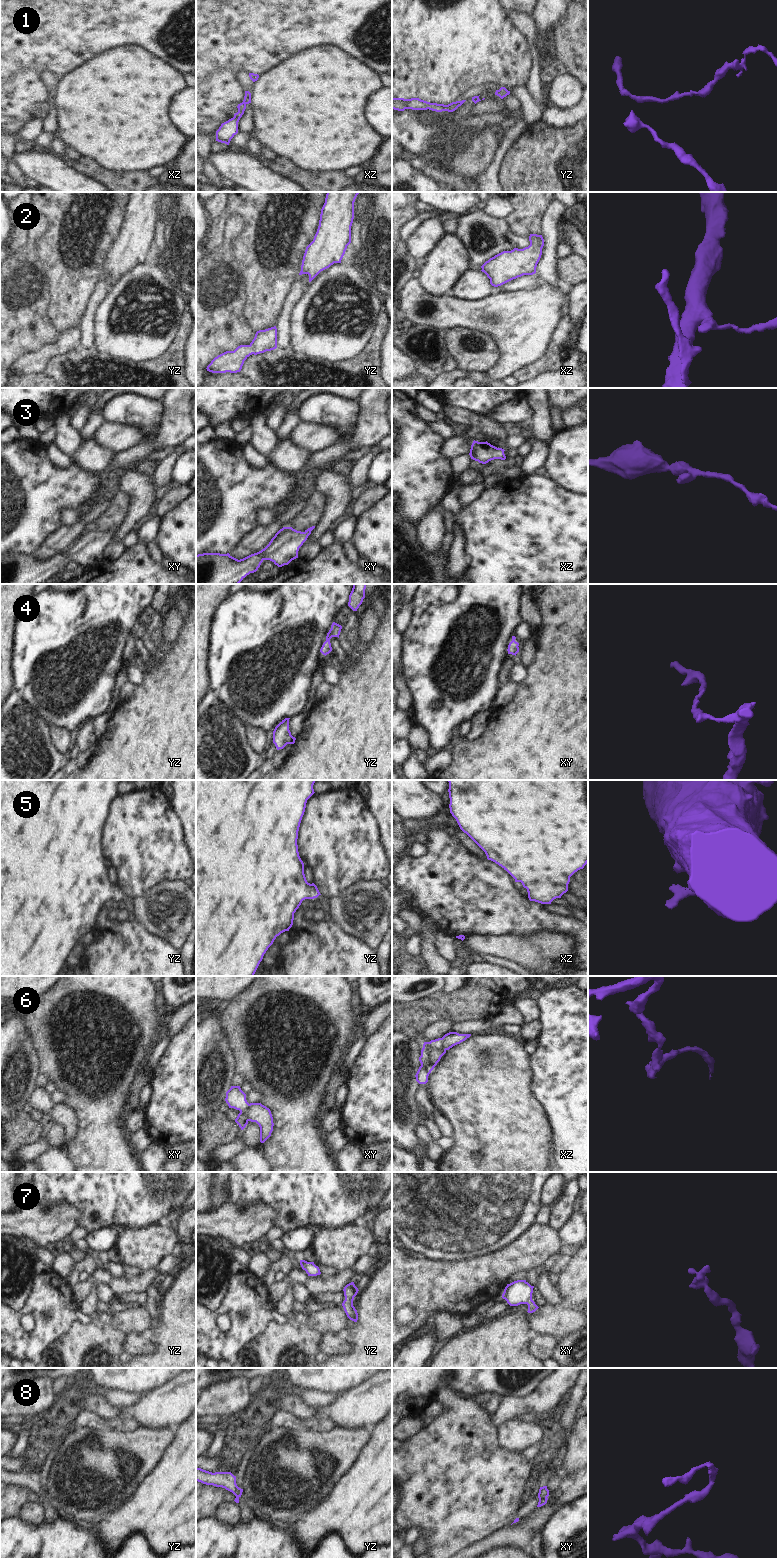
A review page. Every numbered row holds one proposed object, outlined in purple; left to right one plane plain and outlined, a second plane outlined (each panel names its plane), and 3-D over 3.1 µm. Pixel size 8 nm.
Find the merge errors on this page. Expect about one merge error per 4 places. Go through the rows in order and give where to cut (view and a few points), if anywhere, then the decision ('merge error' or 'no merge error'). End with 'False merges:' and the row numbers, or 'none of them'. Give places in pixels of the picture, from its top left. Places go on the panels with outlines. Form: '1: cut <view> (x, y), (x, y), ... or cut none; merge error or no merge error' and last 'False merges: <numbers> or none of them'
1: cut none; no merge error
2: cut none; no merge error
3: cut none; no merge error
4: cut none; no merge error
5: cut none; no merge error
6: cut xy (248, 1103), (245, 1109), (246, 1120); merge error
7: cut none; no merge error
8: cut none; no merge error
False merges: 6

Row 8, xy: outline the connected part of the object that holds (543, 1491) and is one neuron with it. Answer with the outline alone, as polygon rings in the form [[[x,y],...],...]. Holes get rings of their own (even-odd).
[[[547,1486],[540,1487],[538,1493],[539,1502],[537,1507],[545,1505],[547,1503],[548,1496],[549,1496],[549,1490],[547,1489]]]

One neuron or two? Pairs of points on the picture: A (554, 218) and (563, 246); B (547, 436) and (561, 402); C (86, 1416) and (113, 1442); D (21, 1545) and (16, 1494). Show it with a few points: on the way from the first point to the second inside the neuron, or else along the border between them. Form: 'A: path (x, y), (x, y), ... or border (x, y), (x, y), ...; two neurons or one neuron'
A: border (559, 236), (556, 258); two neurons
B: border (546, 398), (549, 406); two neurons
C: border (81, 1426), (114, 1427), (121, 1430); two neurons
D: border (18, 1516), (10, 1518); two neurons

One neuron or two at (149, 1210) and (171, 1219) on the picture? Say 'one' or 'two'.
one

